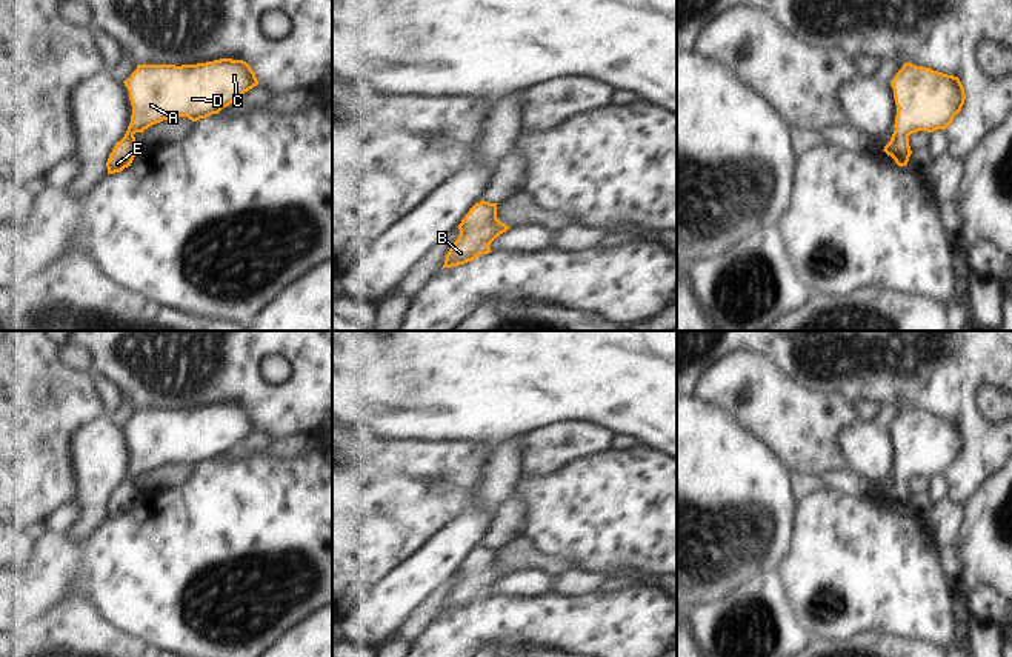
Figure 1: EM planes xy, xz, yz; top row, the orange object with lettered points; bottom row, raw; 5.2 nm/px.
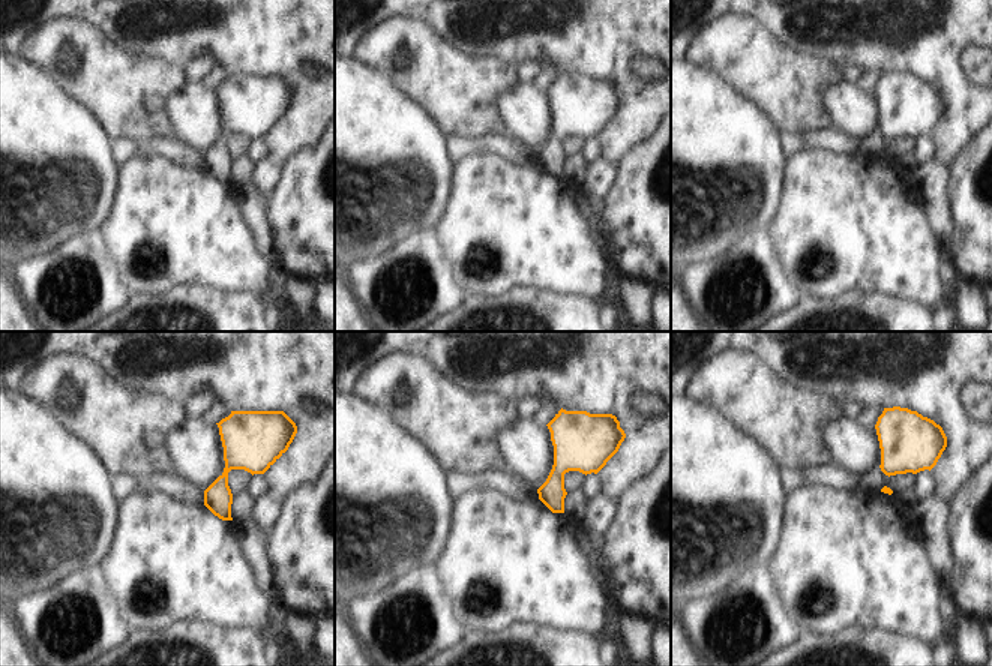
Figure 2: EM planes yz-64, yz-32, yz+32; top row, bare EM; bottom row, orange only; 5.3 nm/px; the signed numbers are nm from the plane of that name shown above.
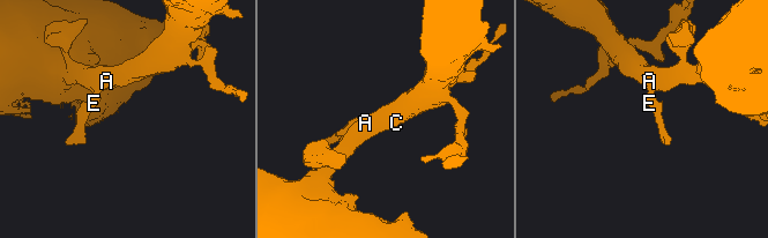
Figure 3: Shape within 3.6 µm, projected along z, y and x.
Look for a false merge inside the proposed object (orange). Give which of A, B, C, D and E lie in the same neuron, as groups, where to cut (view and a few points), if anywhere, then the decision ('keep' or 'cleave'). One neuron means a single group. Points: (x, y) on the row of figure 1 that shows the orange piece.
A B C D E | no cut | keep

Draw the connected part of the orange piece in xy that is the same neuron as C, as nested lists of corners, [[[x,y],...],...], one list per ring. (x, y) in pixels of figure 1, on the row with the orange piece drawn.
[[[220,58],[197,65],[137,65],[123,82],[132,105],[131,123],[106,162],[108,174],[131,166],[138,145],[134,134],[175,117],[192,122],[218,114],[258,85],[243,60]]]

